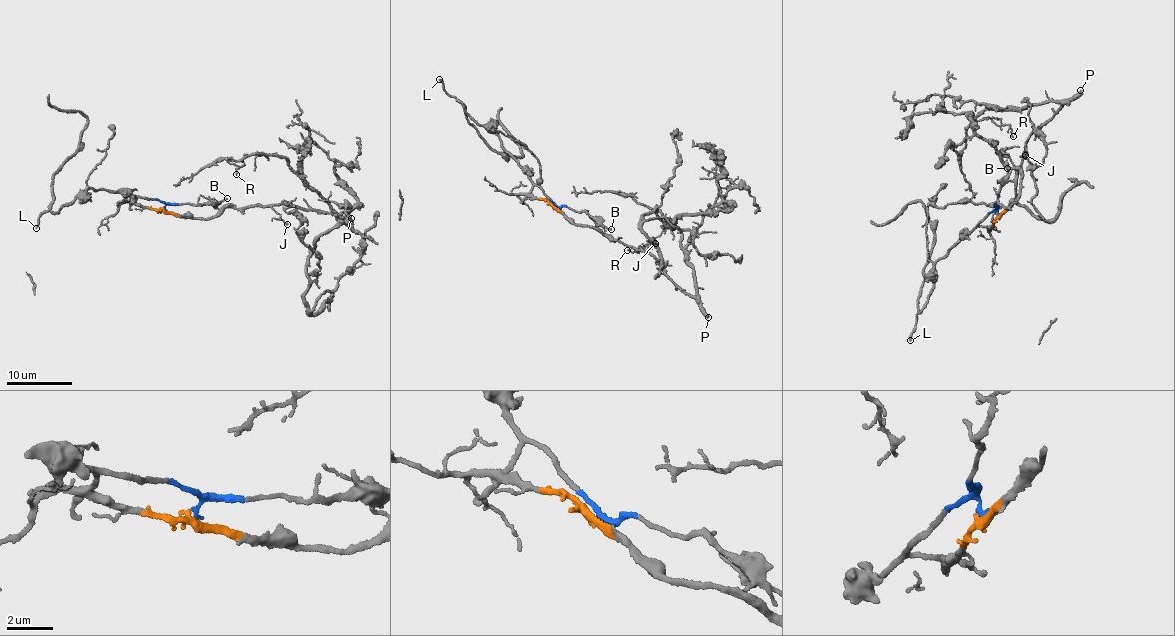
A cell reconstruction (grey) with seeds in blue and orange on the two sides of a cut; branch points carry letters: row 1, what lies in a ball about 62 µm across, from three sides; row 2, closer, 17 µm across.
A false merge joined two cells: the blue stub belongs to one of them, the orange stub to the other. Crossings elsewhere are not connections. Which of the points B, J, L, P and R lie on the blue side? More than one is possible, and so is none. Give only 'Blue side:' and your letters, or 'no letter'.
Blue side: B, L

